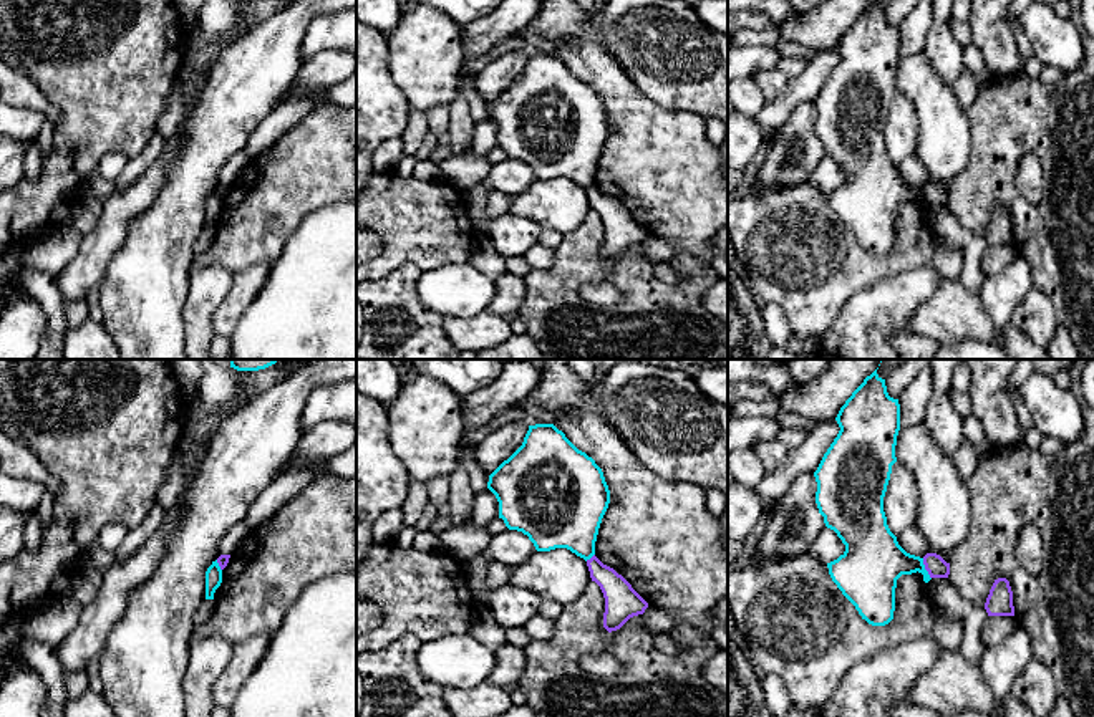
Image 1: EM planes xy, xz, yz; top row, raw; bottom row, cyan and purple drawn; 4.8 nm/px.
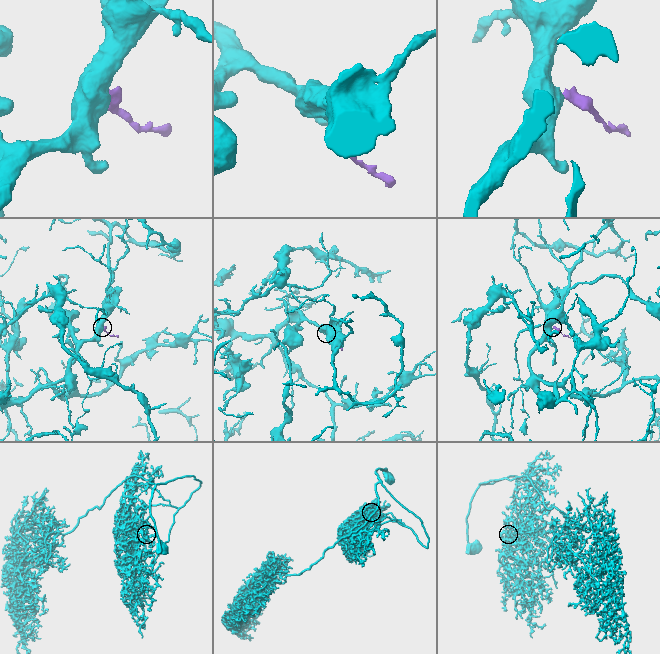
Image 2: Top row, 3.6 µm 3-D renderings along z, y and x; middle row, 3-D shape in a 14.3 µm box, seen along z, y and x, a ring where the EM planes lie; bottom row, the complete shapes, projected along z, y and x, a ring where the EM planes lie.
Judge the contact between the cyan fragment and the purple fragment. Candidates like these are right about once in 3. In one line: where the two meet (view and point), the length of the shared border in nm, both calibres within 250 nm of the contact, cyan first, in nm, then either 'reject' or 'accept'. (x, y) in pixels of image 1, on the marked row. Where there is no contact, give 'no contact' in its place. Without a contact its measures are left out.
contact yz (924, 568); length 110 nm; calibres 280 and 100 nm; reject

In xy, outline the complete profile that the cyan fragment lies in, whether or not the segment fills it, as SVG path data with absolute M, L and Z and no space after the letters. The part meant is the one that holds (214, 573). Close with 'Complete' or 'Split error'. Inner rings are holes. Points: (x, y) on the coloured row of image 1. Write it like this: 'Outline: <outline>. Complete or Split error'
Outline: M215 560L206 571L206 599L214 599L214 593L220 586L220 583L222 583L222 570Z. Complete

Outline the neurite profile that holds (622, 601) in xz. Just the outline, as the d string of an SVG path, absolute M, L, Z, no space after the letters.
M595 555L587 560L592 581L605 598L603 628L612 633L620 629L630 618L643 614L648 603L613 568L603 565Z

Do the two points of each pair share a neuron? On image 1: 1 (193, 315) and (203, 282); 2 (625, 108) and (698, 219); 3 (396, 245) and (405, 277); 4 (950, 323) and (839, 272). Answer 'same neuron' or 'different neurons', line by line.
1: same neuron
2: same neuron
3: different neurons
4: different neurons

